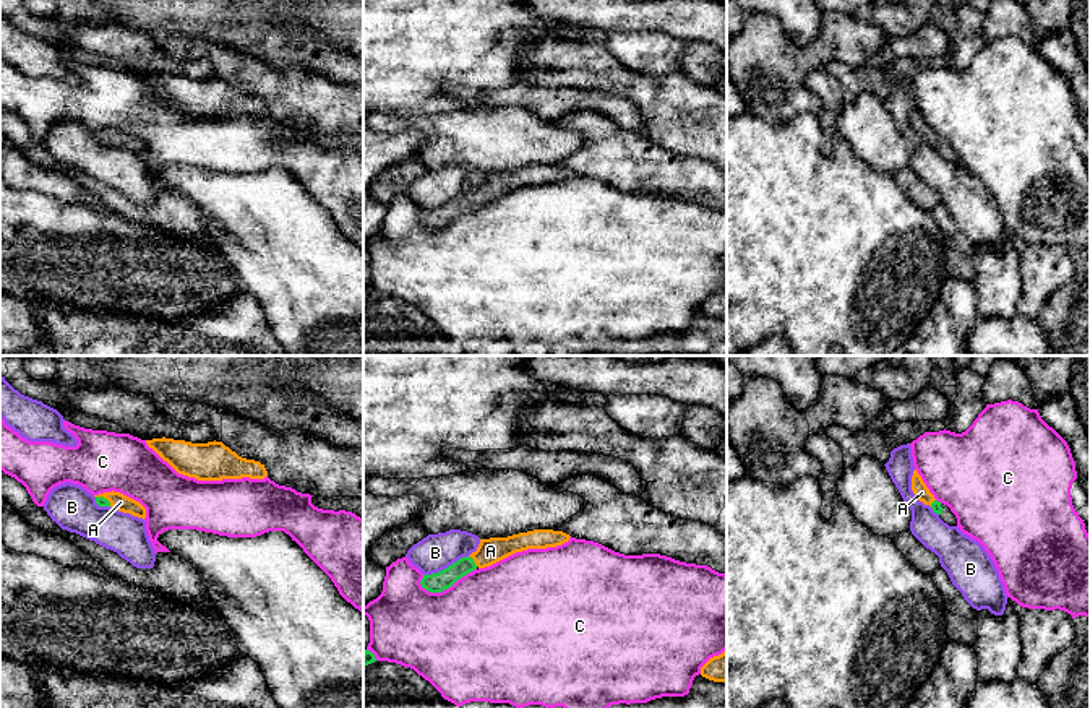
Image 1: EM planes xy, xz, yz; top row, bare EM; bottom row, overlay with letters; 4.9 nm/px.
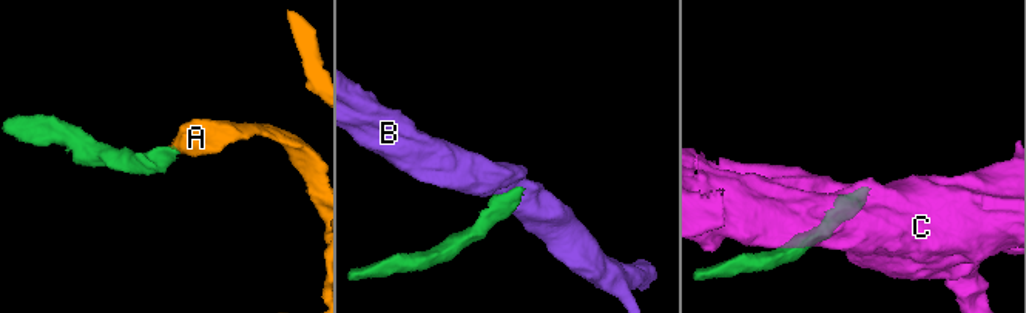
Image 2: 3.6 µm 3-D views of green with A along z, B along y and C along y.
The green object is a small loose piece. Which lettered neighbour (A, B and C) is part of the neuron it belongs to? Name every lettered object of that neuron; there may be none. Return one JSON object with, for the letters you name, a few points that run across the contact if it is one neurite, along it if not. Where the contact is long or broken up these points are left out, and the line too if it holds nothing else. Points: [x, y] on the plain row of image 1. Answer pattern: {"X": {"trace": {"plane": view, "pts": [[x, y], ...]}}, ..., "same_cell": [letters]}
{"A": {"trace": {"plane": "xz", "pts": [[438, 218], [472, 197], [490, 187]]}}, "same_cell": ["A"]}

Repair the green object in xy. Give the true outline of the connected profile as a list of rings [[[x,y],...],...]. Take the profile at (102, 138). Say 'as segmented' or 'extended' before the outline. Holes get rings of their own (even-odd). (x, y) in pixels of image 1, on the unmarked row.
extended | [[[112,127],[112,128],[104,128],[94,133],[99,143],[114,143],[118,148],[130,149],[143,156],[146,154],[146,145],[139,138],[120,128]]]

